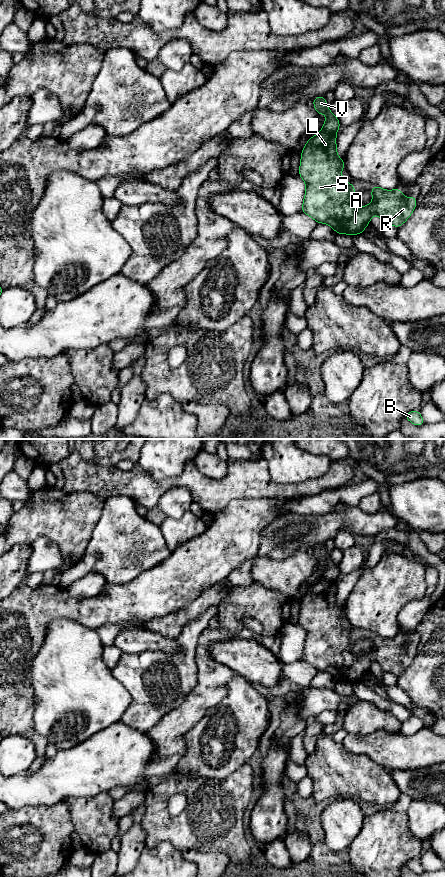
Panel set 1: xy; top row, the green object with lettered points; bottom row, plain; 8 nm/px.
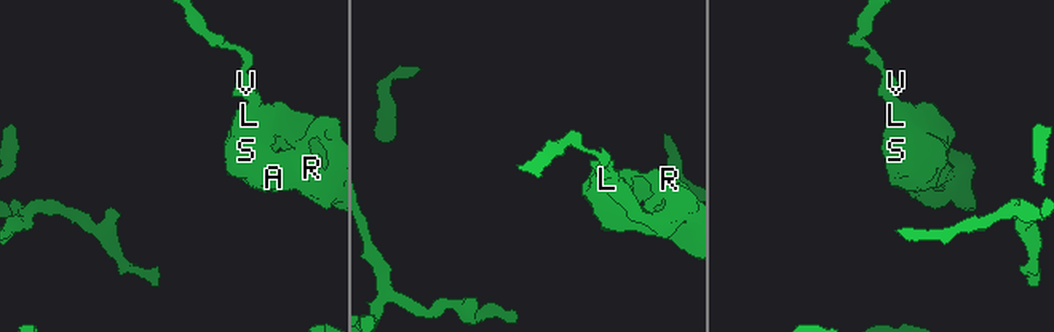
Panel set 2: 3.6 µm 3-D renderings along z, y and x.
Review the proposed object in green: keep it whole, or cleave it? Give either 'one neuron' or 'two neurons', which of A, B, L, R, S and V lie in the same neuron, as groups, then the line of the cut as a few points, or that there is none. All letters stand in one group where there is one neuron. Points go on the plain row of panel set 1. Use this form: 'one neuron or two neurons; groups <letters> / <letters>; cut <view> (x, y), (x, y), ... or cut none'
two neurons; groups A L R S / B V; cut xy (323, 576), (335, 581)

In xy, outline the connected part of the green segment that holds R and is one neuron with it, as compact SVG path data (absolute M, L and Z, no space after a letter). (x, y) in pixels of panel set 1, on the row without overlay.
M322 577L307 589L299 616L299 624L306 631L301 660L317 671L330 673L336 681L353 684L364 680L373 662L396 676L411 664L417 648L409 643L404 649L399 636L387 639L375 633L370 637L372 651L356 655L351 650L356 638L342 626L342 616L346 618L344 608L337 604L336 581Z

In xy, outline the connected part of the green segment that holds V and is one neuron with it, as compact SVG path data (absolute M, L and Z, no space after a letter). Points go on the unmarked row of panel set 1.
M325 544L315 545L312 549L314 556L316 557L317 564L323 560L326 561L326 569L323 573L323 577L328 580L336 581L341 573L338 566L335 565L328 556Z

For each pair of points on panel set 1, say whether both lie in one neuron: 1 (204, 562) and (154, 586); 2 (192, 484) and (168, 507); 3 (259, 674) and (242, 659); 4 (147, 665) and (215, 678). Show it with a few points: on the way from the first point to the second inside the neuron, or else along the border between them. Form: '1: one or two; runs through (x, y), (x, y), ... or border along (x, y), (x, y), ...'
1: one; runs through (192, 568), (176, 582), (166, 586)
2: two; border along (163, 495), (174, 487), (183, 486), (193, 500)
3: one; runs through (255, 670), (246, 661)
4: two; border along (196, 652), (197, 684), (186, 696)

